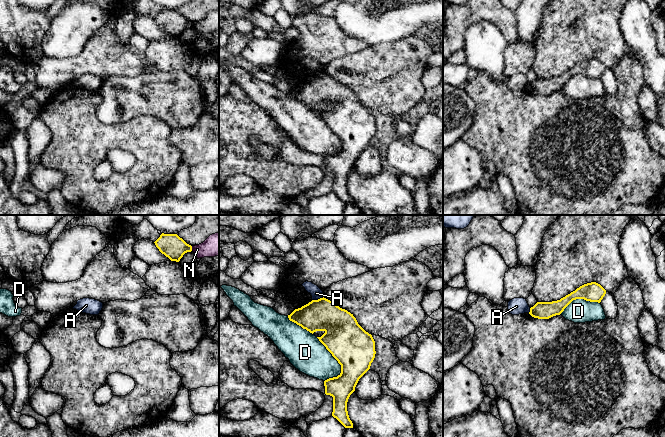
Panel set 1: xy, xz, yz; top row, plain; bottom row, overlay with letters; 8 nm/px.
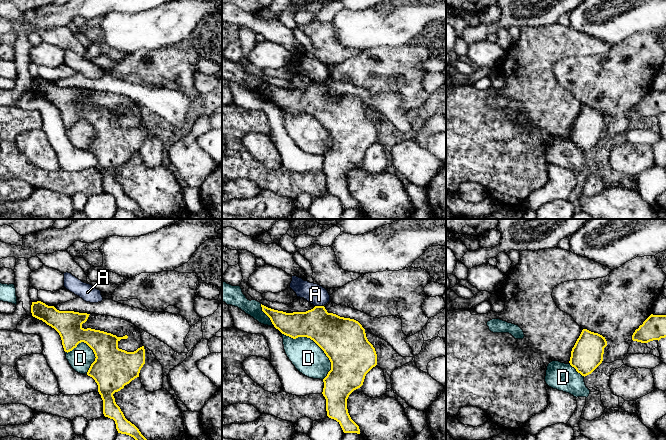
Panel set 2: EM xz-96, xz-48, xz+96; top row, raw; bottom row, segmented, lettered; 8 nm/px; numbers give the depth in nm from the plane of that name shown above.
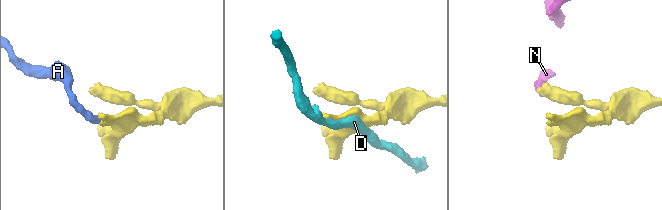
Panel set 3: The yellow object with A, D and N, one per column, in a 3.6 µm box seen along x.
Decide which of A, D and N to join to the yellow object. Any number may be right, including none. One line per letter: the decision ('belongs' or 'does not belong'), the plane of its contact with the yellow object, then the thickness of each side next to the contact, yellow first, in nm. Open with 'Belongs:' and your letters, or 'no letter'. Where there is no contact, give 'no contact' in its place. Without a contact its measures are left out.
Belongs: no letter
A: does not belong | xz | 260/90 nm
D: does not belong | xz | 340/300 nm
N: does not belong | xy | 190/190 nm

